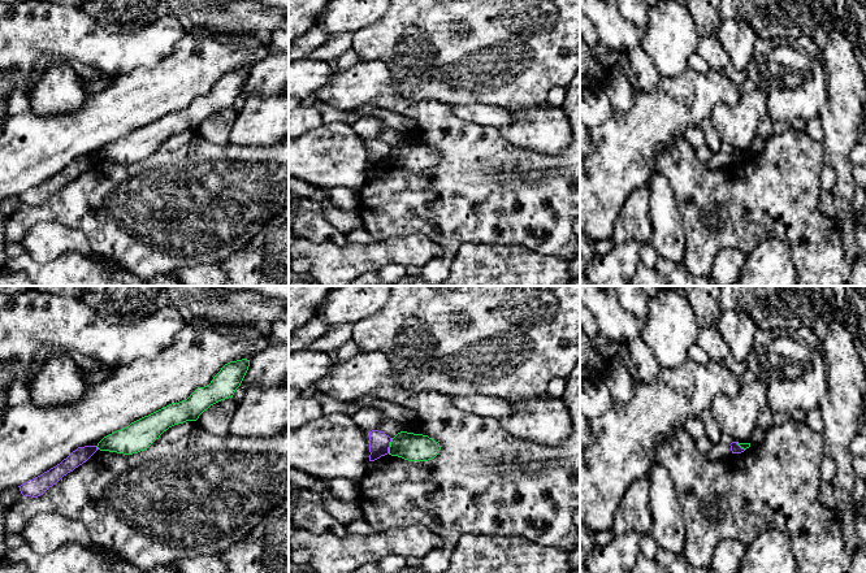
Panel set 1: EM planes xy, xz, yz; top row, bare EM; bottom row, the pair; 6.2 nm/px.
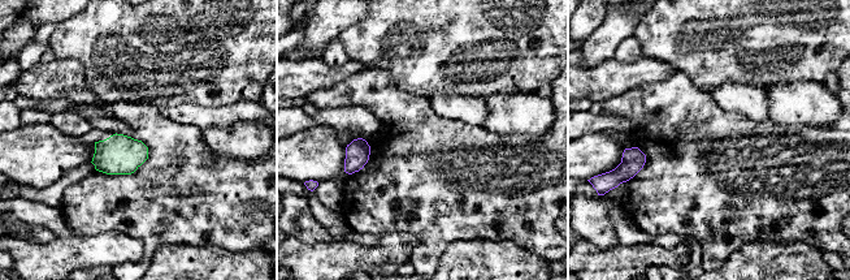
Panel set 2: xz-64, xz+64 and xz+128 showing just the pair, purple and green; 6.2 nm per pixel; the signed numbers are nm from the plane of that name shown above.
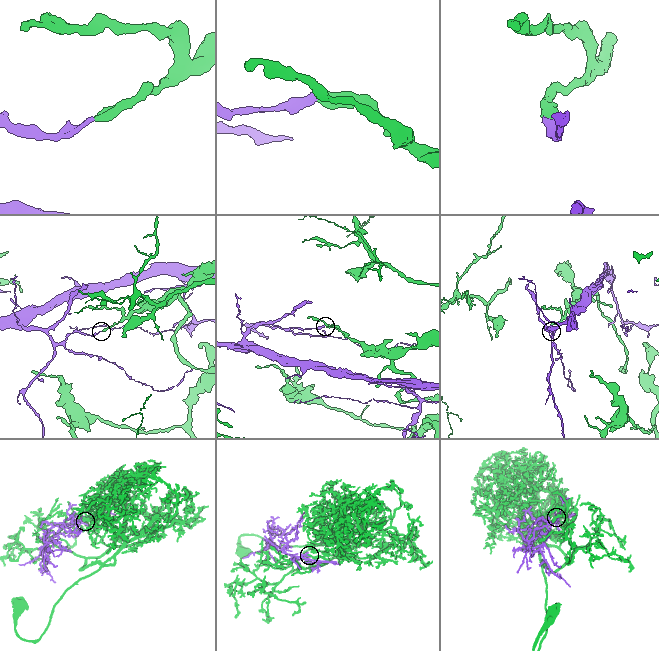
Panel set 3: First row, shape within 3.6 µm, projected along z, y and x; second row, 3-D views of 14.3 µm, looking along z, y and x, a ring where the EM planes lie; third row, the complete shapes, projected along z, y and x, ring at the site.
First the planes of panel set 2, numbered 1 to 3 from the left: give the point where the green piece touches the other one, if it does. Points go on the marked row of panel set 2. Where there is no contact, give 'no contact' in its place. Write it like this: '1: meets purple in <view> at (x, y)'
1: no contact
2: no contact
3: no contact

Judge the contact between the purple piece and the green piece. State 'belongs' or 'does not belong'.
does not belong

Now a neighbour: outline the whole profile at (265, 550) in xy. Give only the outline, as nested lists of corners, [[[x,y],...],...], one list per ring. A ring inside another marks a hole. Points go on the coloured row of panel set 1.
[[[289,507],[270,509],[246,538],[220,557],[225,573],[289,573]]]

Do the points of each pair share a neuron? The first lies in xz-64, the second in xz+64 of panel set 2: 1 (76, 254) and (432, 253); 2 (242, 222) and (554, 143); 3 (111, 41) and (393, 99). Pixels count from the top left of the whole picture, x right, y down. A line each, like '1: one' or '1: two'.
1: two
2: one
3: two

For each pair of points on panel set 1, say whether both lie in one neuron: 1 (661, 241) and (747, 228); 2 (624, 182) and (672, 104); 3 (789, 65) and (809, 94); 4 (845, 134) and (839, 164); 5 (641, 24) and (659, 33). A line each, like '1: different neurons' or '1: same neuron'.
1: different neurons
2: same neuron
3: same neuron
4: same neuron
5: different neurons

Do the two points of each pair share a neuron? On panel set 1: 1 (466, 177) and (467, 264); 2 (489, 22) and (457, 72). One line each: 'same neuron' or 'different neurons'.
1: different neurons
2: same neuron

